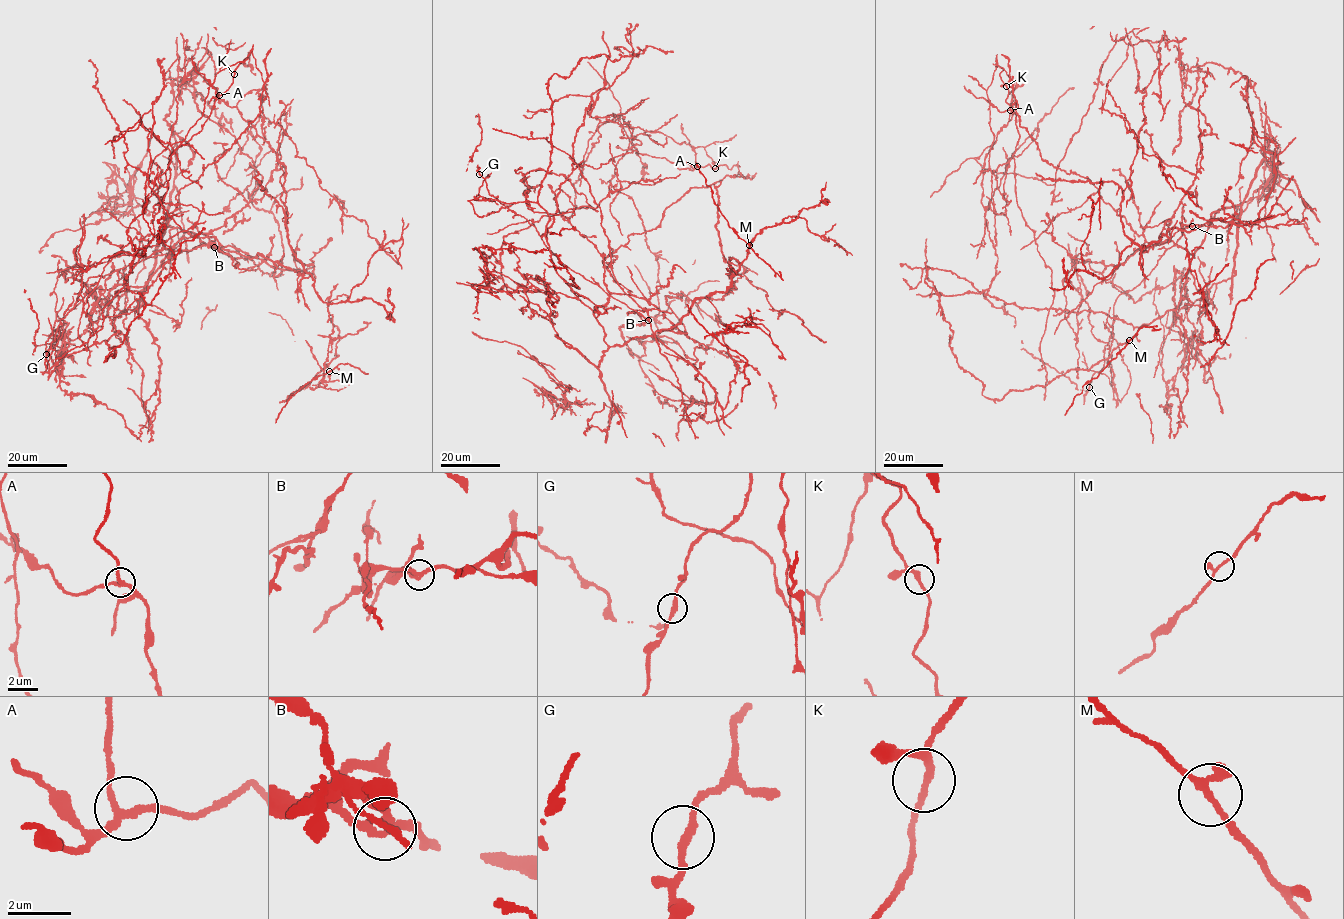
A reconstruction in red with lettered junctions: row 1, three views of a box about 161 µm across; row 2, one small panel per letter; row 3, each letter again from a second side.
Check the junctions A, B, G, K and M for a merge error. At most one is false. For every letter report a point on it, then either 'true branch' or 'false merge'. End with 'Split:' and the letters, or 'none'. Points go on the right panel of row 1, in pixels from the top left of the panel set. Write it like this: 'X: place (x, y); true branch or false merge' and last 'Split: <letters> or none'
A: place (1010, 110); true branch
B: place (1192, 226); false merge
G: place (1089, 387); true branch
K: place (1006, 86); true branch
M: place (1129, 340); true branch
Split: B

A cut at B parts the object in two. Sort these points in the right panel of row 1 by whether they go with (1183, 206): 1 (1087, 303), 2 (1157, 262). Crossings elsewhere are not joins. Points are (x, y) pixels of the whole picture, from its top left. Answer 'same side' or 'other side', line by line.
1: same side
2: other side

